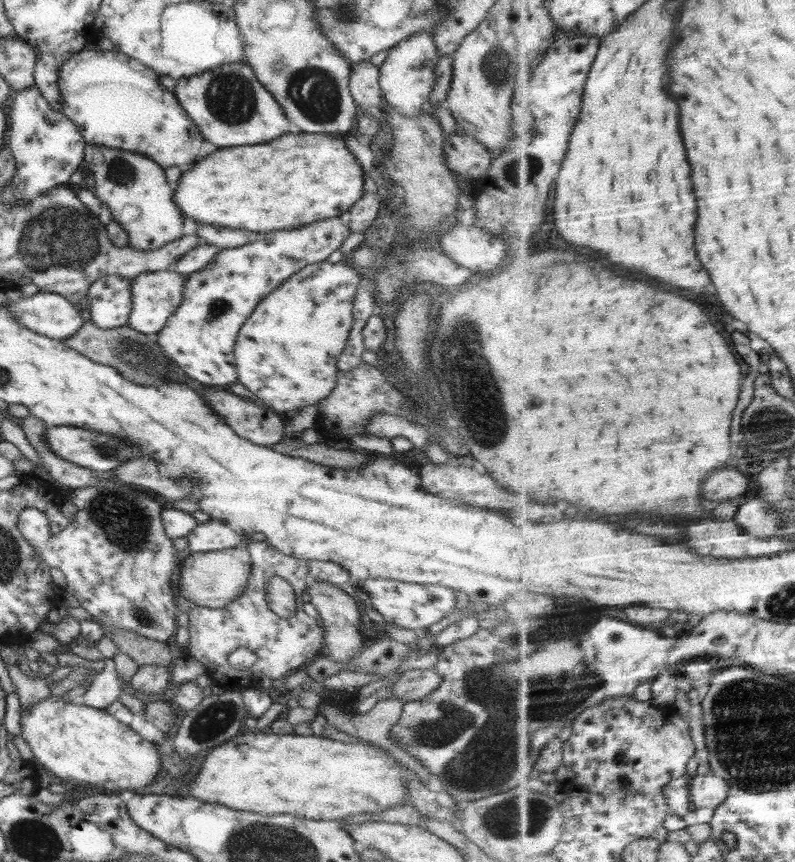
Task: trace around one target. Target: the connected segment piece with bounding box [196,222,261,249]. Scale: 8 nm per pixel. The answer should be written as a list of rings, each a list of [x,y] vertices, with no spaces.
[[[200,224],[196,234],[200,238],[204,238],[208,245],[218,246],[222,248],[236,248],[236,246],[244,246],[248,242],[256,242],[261,235],[257,231],[242,230],[238,228],[216,228],[210,224]]]

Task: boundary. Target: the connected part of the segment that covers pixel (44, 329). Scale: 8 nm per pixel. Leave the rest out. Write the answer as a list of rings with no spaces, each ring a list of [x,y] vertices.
[[[19,288],[6,290],[5,293],[8,295],[8,302],[2,305],[10,313],[14,313],[22,325],[38,334],[63,341],[71,338],[83,326],[84,320],[78,313],[78,307],[58,293],[38,292],[33,296],[25,297],[20,293]]]

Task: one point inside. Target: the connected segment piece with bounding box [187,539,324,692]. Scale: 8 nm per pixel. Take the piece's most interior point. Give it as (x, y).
(283, 645)

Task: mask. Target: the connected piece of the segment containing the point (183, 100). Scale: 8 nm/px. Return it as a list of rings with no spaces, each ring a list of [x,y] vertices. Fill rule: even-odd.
[[[245,62],[218,65],[205,73],[178,78],[172,90],[182,108],[200,129],[205,140],[209,140],[220,148],[262,144],[282,136],[284,132],[294,130],[292,122],[286,117],[280,103],[256,79],[254,69]]]

